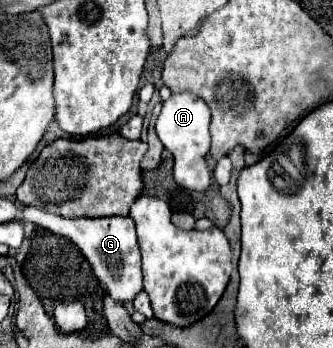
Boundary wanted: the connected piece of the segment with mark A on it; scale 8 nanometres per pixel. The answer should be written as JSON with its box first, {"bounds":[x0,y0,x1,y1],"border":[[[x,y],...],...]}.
{"bounds":[156,93,212,191],"border":[[[178,93],[162,103],[162,111],[156,121],[156,133],[162,145],[174,157],[174,177],[176,177],[176,183],[184,189],[206,191],[212,181],[212,177],[208,177],[208,167],[206,167],[206,155],[210,151],[208,125],[210,125],[210,109],[200,97],[192,93]]]}

